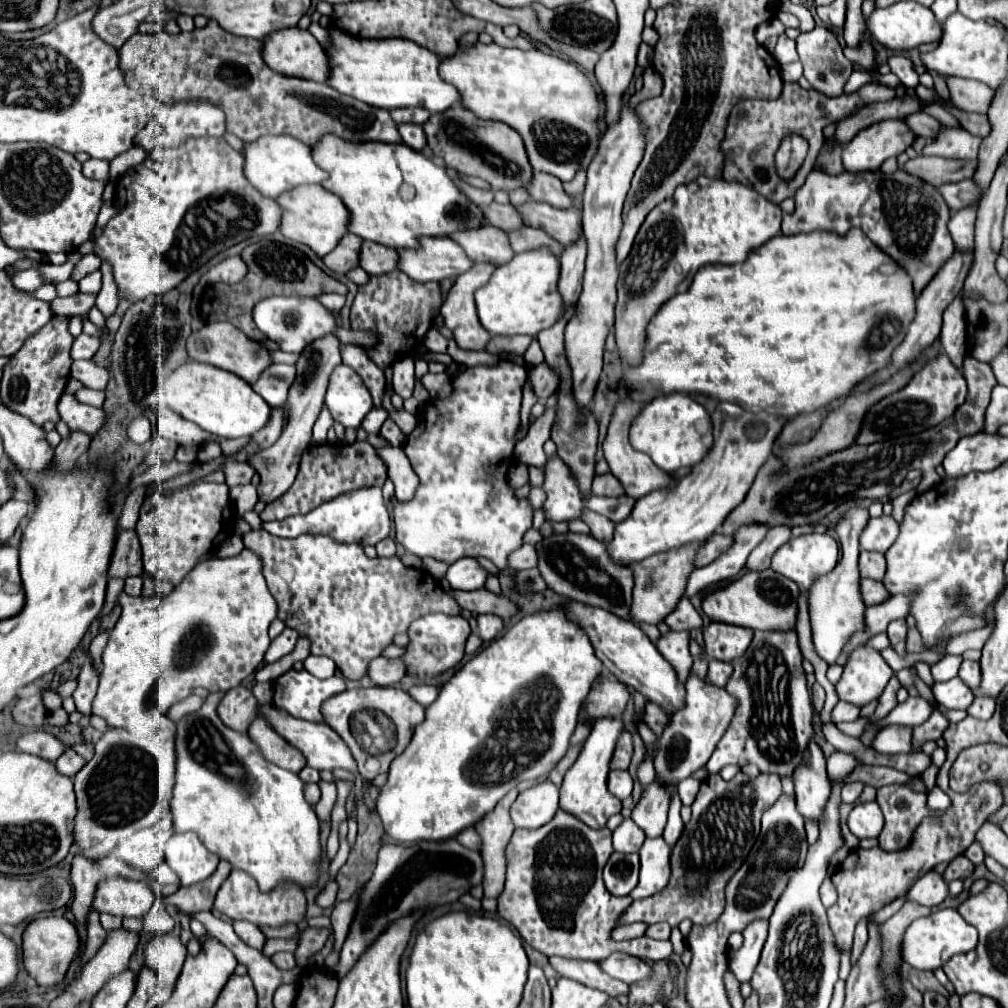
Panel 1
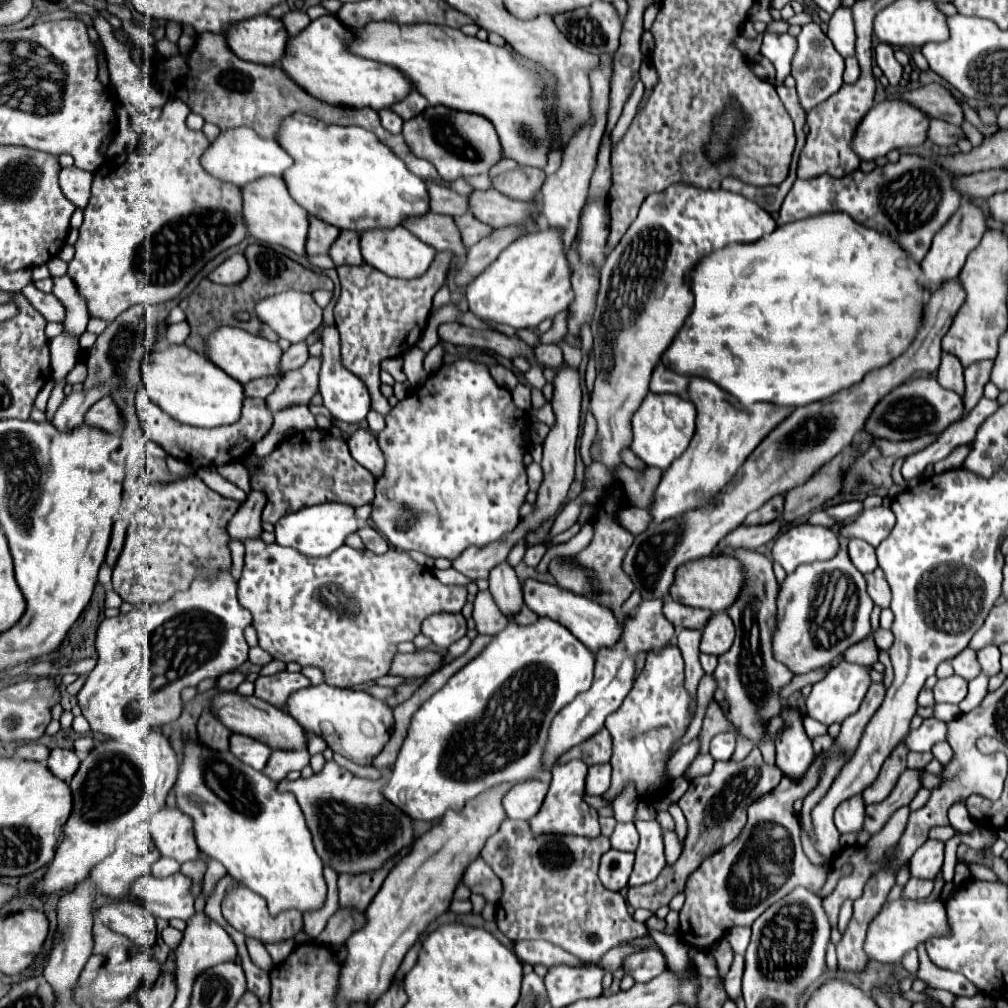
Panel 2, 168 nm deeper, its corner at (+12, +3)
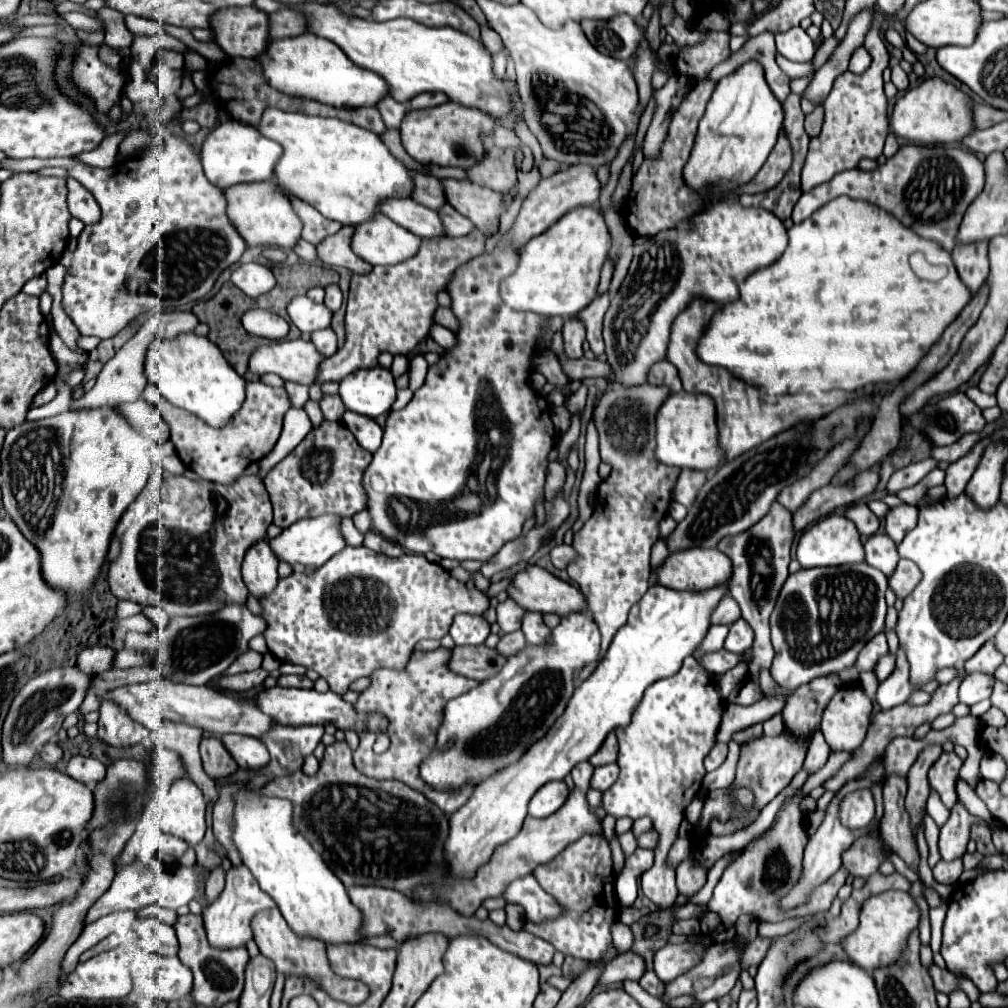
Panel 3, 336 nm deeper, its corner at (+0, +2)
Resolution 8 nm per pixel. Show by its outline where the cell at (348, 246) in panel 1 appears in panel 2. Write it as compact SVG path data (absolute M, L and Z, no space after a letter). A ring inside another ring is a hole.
M308 216L308 238L306 238L306 252L312 254L328 254L332 240L340 234L340 230L332 224L318 220L316 216Z

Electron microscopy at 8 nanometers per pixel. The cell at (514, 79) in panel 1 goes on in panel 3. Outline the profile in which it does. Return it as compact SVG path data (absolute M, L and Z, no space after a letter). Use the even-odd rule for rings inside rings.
M330 3L292 5L310 17L310 31L334 41L356 65L382 75L392 85L392 97L400 103L424 91L446 93L450 101L476 107L496 119L512 115L510 81L496 77L492 55L486 47L454 27L424 27L412 19L392 19L384 23L354 17L338 11Z

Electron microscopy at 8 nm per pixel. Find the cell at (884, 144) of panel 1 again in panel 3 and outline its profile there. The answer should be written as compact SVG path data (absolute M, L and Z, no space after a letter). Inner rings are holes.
M926 79L922 85L910 89L904 97L896 101L890 117L890 133L914 145L958 143L972 129L974 127L972 127L970 97L942 79Z

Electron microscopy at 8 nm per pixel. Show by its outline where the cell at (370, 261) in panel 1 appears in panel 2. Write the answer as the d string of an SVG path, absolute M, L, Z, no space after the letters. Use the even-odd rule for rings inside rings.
M340 230L340 236L334 240L334 244L328 250L328 256L336 266L350 264L360 266L364 260L360 256L360 236L352 230Z

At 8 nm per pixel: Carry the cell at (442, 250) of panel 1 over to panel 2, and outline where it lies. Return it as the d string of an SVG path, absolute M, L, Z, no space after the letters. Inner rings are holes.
M396 226L396 228L374 228L368 232L360 234L360 252L366 264L378 268L380 272L396 278L416 278L422 276L430 262L436 256L436 250L412 236L406 228Z

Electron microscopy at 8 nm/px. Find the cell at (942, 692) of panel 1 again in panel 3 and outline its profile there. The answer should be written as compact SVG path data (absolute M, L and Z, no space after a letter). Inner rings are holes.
M970 673L962 683L960 683L960 703L964 705L974 705L978 701L988 699L992 693L992 677L986 673Z

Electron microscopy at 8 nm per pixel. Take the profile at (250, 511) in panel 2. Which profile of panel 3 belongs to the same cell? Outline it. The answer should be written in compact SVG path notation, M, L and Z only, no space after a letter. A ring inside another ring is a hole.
M268 539L258 541L252 549L248 549L242 565L242 577L254 597L262 597L276 587L278 559L272 555Z

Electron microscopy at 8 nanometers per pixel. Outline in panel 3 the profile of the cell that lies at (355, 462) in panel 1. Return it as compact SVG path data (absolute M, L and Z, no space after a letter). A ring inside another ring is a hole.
M324 421L320 427L314 427L288 457L264 477L264 487L274 507L274 525L286 529L298 519L322 513L338 513L342 517L360 513L366 509L364 473L370 461L372 455L358 445L340 421Z

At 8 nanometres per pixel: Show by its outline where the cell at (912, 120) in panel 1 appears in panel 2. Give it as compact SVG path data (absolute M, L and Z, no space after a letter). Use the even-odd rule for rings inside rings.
M930 120L928 138L940 146L954 146L954 144L958 144L958 140L962 140L966 136L960 126L952 126L944 120Z

